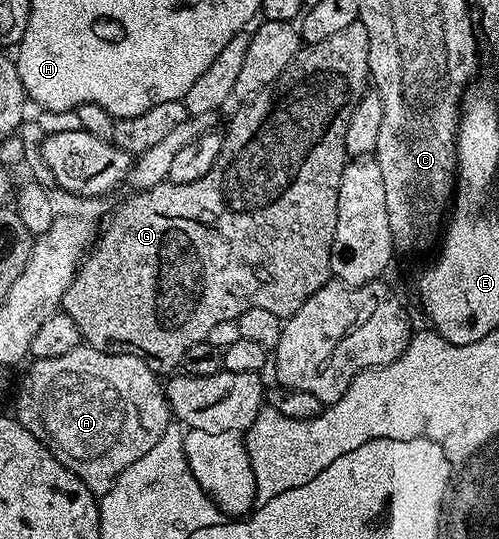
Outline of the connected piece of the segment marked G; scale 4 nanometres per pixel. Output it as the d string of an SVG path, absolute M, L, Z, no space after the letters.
M357 20L344 27L344 31L336 31L336 35L331 35L329 39L299 49L292 63L273 85L239 104L242 106L231 115L230 126L224 129L220 155L216 155L216 163L212 163L212 171L208 171L204 179L196 179L196 183L175 185L167 179L156 187L135 192L131 201L124 202L115 213L113 210L109 214L105 222L106 230L104 225L88 256L78 266L78 274L72 279L68 291L64 291L60 306L61 312L72 315L72 323L76 323L85 344L93 349L103 349L105 353L131 353L137 357L145 357L150 369L166 375L181 366L188 347L196 347L196 343L206 340L208 331L212 331L216 323L237 321L240 315L244 315L244 311L252 311L252 307L264 307L264 311L272 311L272 315L288 318L300 311L308 298L316 295L316 291L320 291L320 287L324 287L331 280L330 256L332 239L336 235L340 175L344 175L348 160L344 135L348 135L348 119L352 119L356 103L360 103L372 81L370 59L364 59L364 55L360 53L360 43L364 43L364 35L368 35L368 31Z

